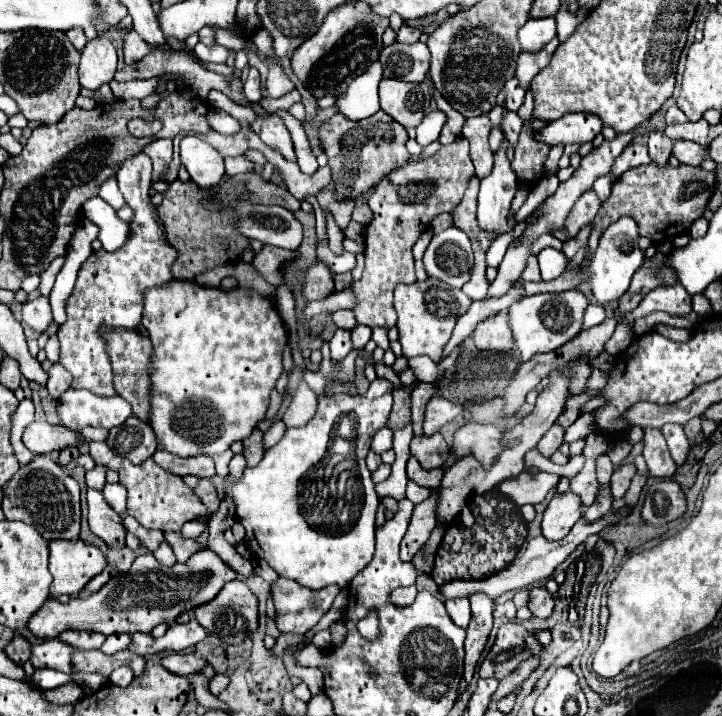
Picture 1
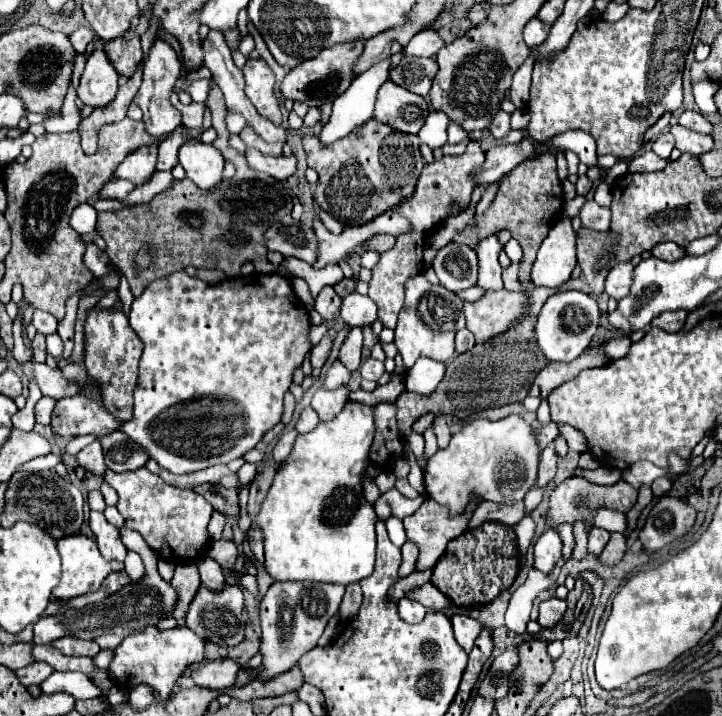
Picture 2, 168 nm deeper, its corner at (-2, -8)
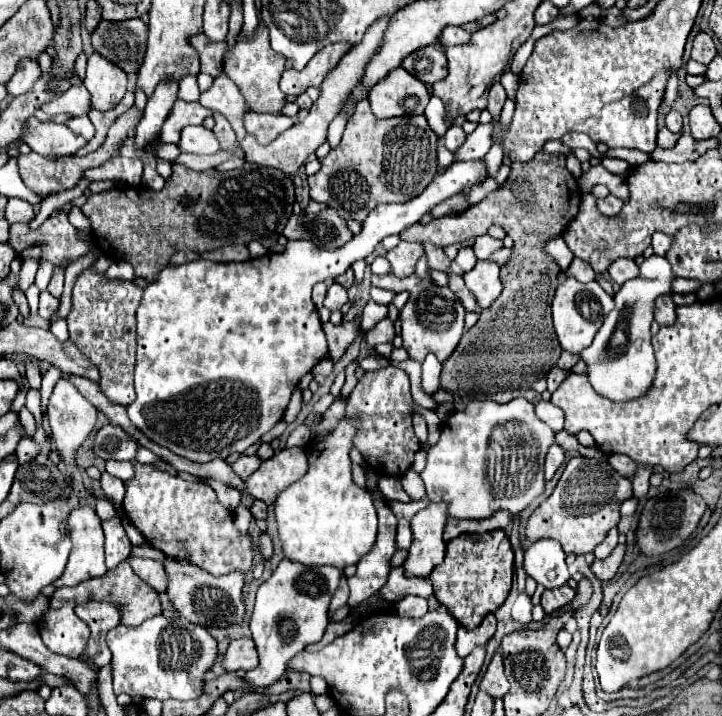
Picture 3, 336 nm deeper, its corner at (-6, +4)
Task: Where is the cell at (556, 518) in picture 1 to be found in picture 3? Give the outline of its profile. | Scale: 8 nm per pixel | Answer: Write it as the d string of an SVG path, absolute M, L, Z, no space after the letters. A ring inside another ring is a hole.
M535 540L525 550L525 572L545 588L559 588L569 580L563 546L557 540Z

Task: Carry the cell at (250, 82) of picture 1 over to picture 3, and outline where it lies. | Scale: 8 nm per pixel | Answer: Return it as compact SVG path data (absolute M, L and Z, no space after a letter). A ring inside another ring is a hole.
M261 22L257 28L257 34L251 42L243 42L237 40L237 46L225 56L223 60L223 70L225 74L239 86L241 94L247 100L247 106L253 112L267 112L267 114L281 114L283 106L285 106L285 94L279 88L279 78L285 70L285 58L275 54L273 48L269 46L269 32L265 28L265 24Z

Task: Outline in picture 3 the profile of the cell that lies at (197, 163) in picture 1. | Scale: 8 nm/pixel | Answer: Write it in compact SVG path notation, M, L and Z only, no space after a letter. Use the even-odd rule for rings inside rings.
M187 126L181 132L179 150L189 154L215 154L219 150L219 140L213 130L207 130L205 126Z

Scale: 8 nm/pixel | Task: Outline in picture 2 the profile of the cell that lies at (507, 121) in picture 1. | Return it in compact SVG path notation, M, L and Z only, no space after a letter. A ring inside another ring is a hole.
M499 110L499 112L495 114L495 118L491 120L489 132L491 132L495 138L503 138L509 130L511 130L511 126L509 126L509 114L505 114L503 110Z

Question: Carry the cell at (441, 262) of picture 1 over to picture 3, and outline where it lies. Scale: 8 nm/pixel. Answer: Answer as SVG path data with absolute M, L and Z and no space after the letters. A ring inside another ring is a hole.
M473 246L461 248L459 254L457 254L457 258L455 258L455 262L463 268L463 272L469 272L469 270L475 266L475 262L477 262L477 256L475 256L475 252L473 252Z

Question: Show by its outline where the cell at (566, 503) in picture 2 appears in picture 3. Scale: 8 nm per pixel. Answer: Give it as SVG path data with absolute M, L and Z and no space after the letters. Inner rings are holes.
M571 458L553 490L531 514L525 536L533 542L539 538L555 538L561 542L565 554L593 552L605 534L619 522L619 504L633 496L631 480L619 476L605 460Z

